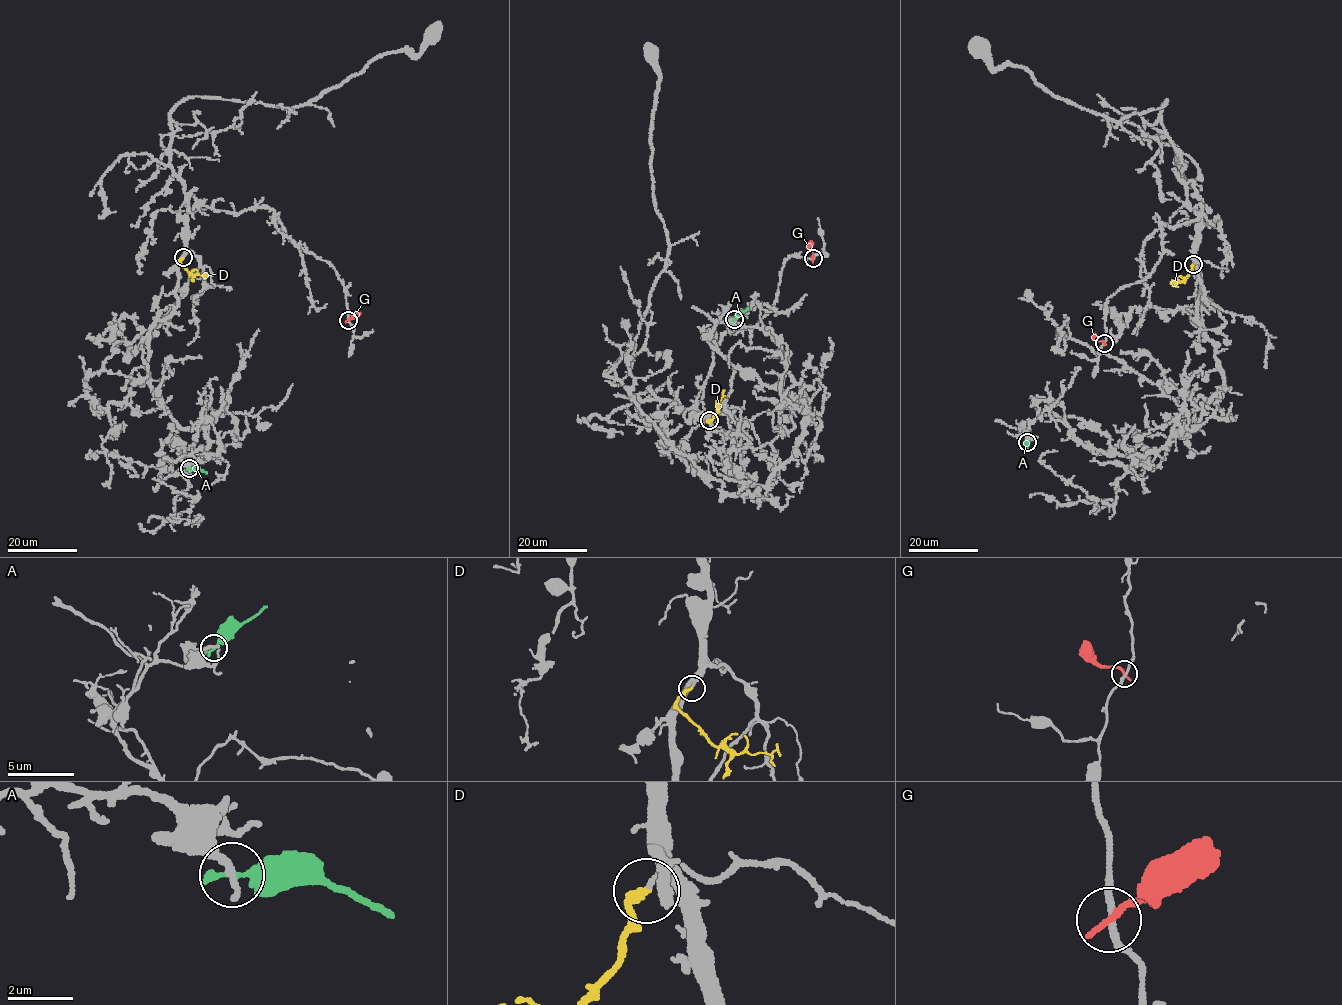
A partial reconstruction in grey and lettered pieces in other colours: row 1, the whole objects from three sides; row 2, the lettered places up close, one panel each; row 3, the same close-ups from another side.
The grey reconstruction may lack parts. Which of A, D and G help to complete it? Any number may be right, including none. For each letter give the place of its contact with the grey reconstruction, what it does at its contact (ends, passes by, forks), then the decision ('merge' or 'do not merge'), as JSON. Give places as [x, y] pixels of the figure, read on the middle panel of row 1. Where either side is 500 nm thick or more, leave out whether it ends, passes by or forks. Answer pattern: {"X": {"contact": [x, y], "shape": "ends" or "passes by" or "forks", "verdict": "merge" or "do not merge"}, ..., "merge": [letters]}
{"A": {"contact": [734, 319], "shape": "ends", "verdict": "do not merge"}, "D": {"contact": [709, 420], "shape": "ends", "verdict": "merge"}, "G": {"contact": [813, 258], "shape": "ends", "verdict": "do not merge"}, "merge": ["D"]}

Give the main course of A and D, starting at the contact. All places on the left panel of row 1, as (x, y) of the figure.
A: (189, 468), (199, 468), (207, 473)
D: (183, 257), (179, 262), (187, 271), (205, 278)

